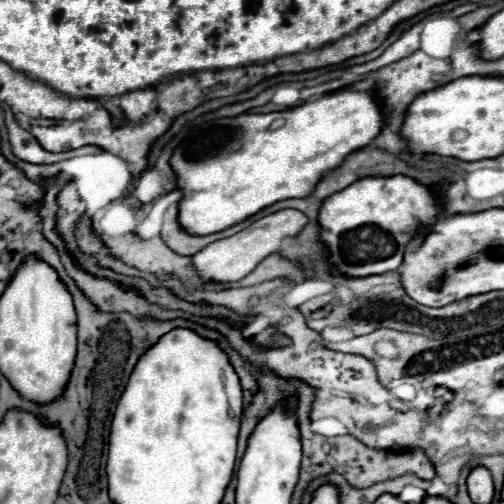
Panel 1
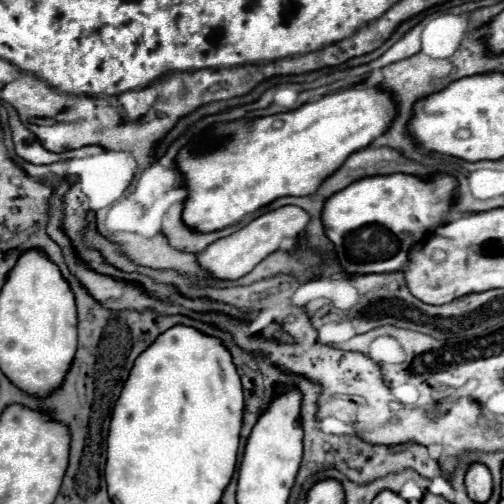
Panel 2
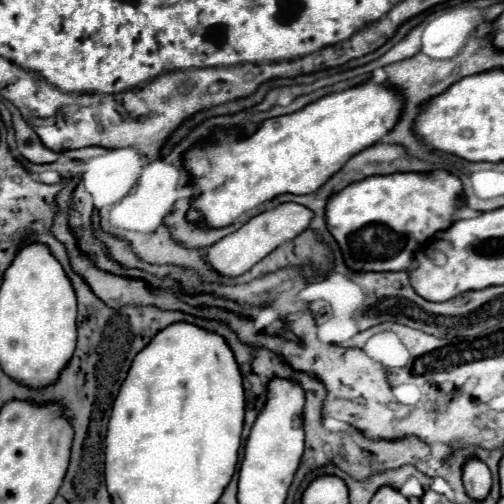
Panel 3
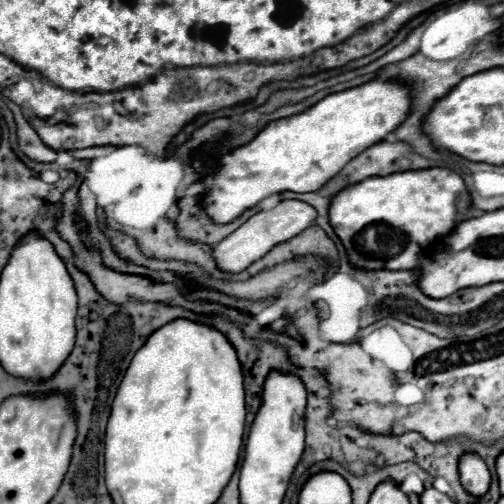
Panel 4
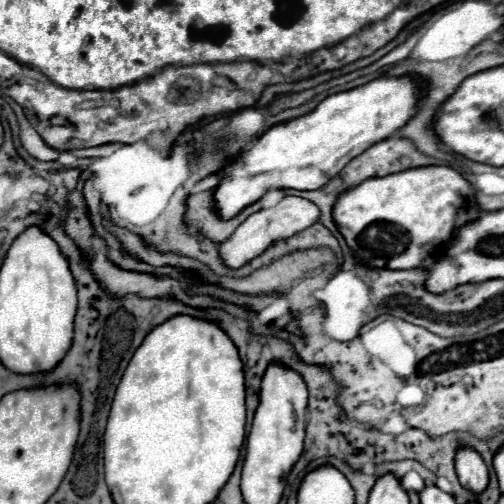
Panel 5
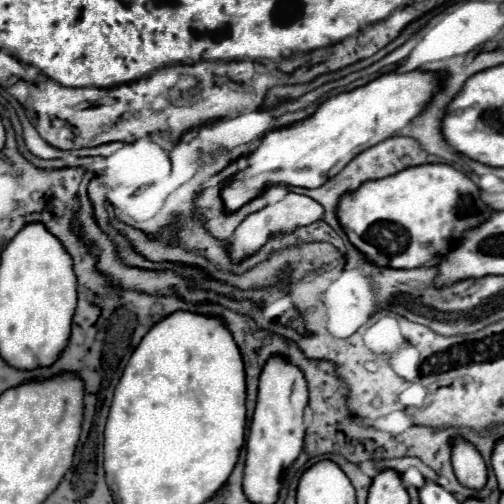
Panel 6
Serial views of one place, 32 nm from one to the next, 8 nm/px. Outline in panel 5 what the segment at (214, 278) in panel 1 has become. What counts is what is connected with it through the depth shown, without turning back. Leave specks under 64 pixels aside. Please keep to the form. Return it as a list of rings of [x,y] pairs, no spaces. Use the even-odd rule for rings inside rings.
[[[286,196],[274,208],[260,210],[260,212],[248,216],[248,220],[244,224],[240,224],[228,240],[218,244],[218,254],[224,262],[224,266],[238,270],[244,264],[248,264],[250,260],[254,260],[256,256],[260,256],[270,244],[274,244],[278,240],[286,240],[286,238],[298,234],[300,230],[312,226],[318,220],[318,216],[320,216],[320,210],[310,200],[302,200],[298,196]]]

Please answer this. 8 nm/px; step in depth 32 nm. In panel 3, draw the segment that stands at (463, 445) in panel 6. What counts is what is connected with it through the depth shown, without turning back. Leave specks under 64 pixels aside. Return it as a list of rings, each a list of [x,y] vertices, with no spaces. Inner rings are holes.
[[[468,460],[464,464],[464,488],[470,498],[474,500],[484,500],[490,494],[492,488],[492,476],[490,470],[484,462],[480,460]]]

